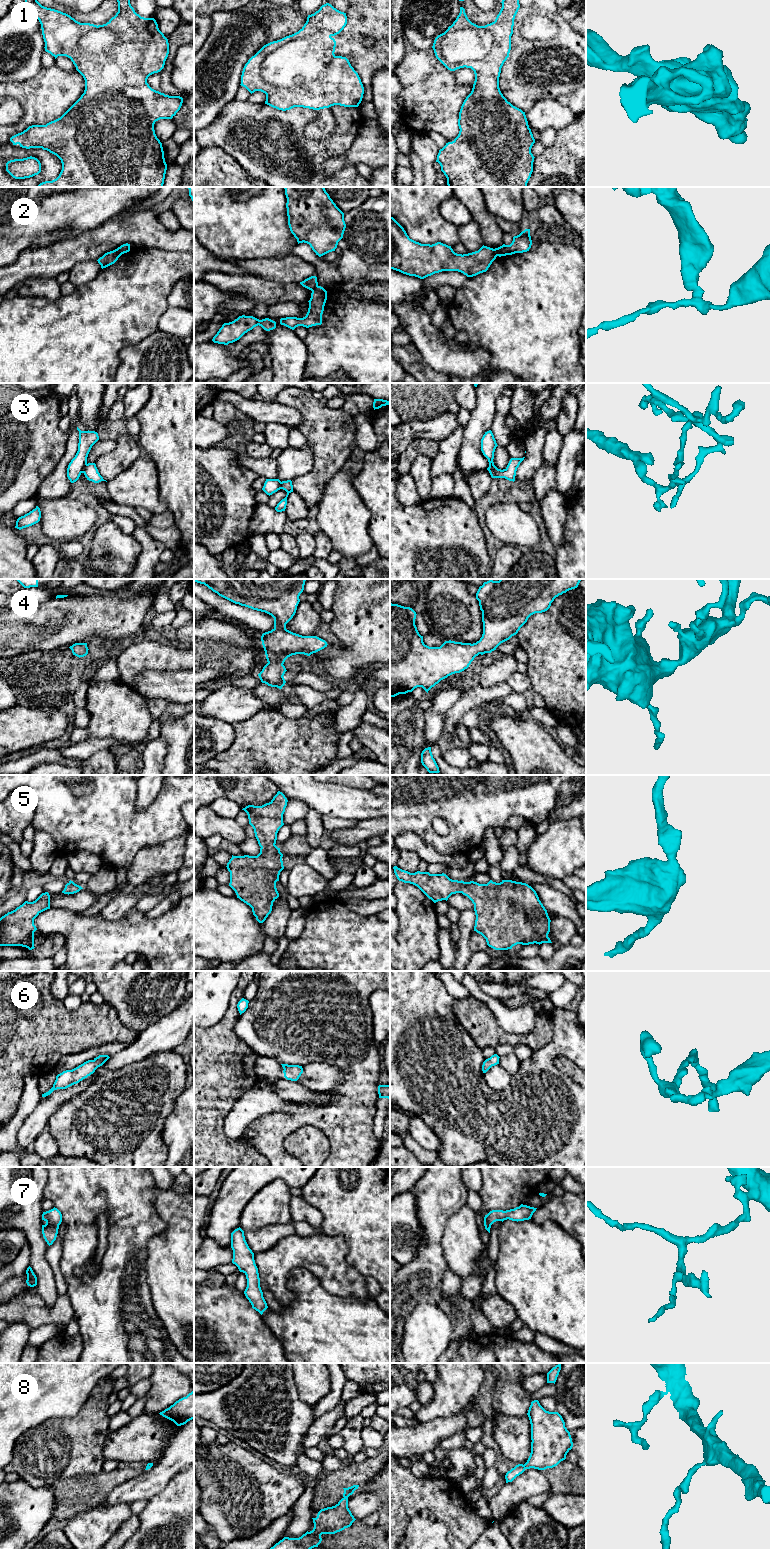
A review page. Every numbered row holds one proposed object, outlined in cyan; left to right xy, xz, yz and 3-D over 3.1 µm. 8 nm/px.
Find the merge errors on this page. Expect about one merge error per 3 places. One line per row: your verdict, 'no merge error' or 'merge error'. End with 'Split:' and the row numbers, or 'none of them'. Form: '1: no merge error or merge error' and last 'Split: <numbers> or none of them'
1: no merge error
2: merge error
3: merge error
4: no merge error
5: no merge error
6: no merge error
7: no merge error
8: no merge error
Split: 2, 3

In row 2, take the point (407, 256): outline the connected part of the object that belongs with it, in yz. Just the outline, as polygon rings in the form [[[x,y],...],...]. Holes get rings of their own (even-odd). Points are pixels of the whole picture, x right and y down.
[[[390,216],[390,269],[420,279],[442,271],[458,271],[473,277],[486,272],[496,257],[495,250],[484,245],[478,251],[462,255],[441,242],[421,244],[410,239]]]

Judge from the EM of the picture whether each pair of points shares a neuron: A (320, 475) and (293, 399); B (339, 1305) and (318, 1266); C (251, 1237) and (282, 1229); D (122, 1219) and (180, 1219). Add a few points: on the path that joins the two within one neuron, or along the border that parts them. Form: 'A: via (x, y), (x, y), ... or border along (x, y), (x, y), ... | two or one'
A: via (321, 456), (321, 425), (312, 416) | one
B: border along (318, 1278), (330, 1293), (357, 1299) | two
C: via (259, 1237), (268, 1237), (274, 1234) | one
D: border along (154, 1197), (154, 1208), (165, 1228), (149, 1239) | two

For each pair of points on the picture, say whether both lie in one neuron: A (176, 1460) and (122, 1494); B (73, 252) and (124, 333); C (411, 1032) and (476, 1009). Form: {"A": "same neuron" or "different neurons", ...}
{"A": "same neuron", "B": "different neurons", "C": "different neurons"}

